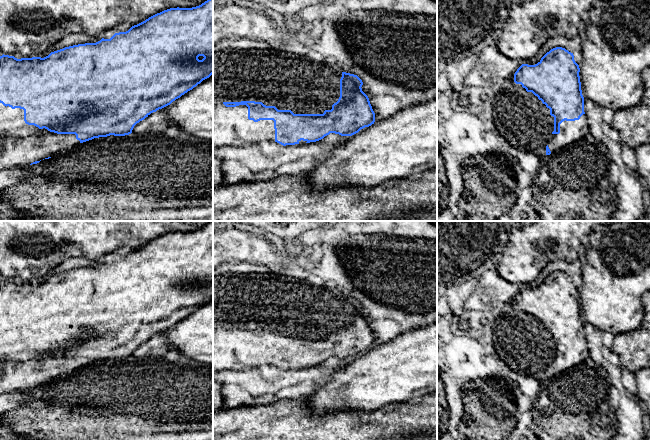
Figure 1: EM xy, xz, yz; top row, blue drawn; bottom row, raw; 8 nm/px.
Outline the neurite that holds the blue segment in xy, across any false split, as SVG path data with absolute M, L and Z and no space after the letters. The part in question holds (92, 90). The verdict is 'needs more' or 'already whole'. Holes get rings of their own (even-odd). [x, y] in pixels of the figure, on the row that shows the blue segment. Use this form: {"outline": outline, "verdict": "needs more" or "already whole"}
{"outline": "M207 0L192 8L170 8L157 13L145 21L132 26L126 32L115 33L110 39L102 38L96 43L78 44L51 52L48 56L21 58L0 56L0 170L14 167L26 168L41 160L73 149L79 143L94 138L125 136L132 133L134 126L151 113L170 105L173 101L192 90L213 74L213 0Z", "verdict": "needs more"}

